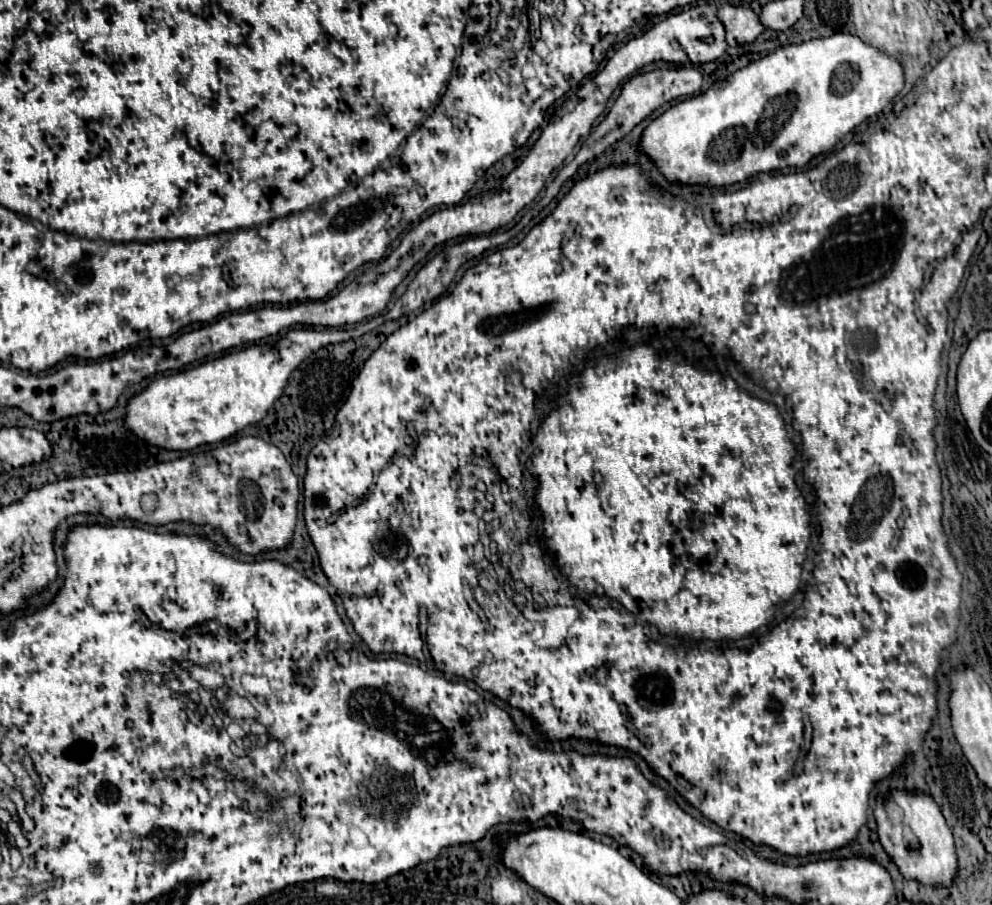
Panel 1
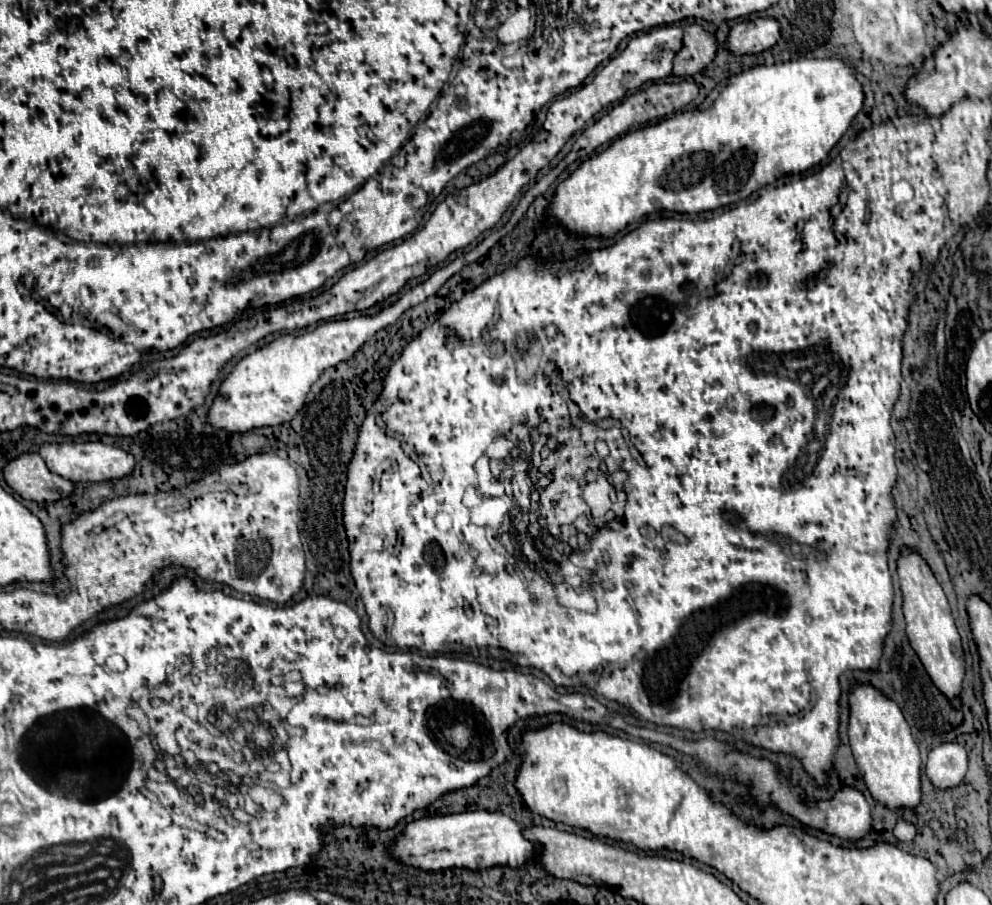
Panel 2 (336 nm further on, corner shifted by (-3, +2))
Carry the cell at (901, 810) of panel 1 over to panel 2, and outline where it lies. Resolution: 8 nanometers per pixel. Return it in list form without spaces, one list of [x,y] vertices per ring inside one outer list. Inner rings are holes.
[[[858,687],[850,695],[850,747],[874,801],[888,809],[916,811],[922,803],[922,759],[900,707],[874,687]]]

